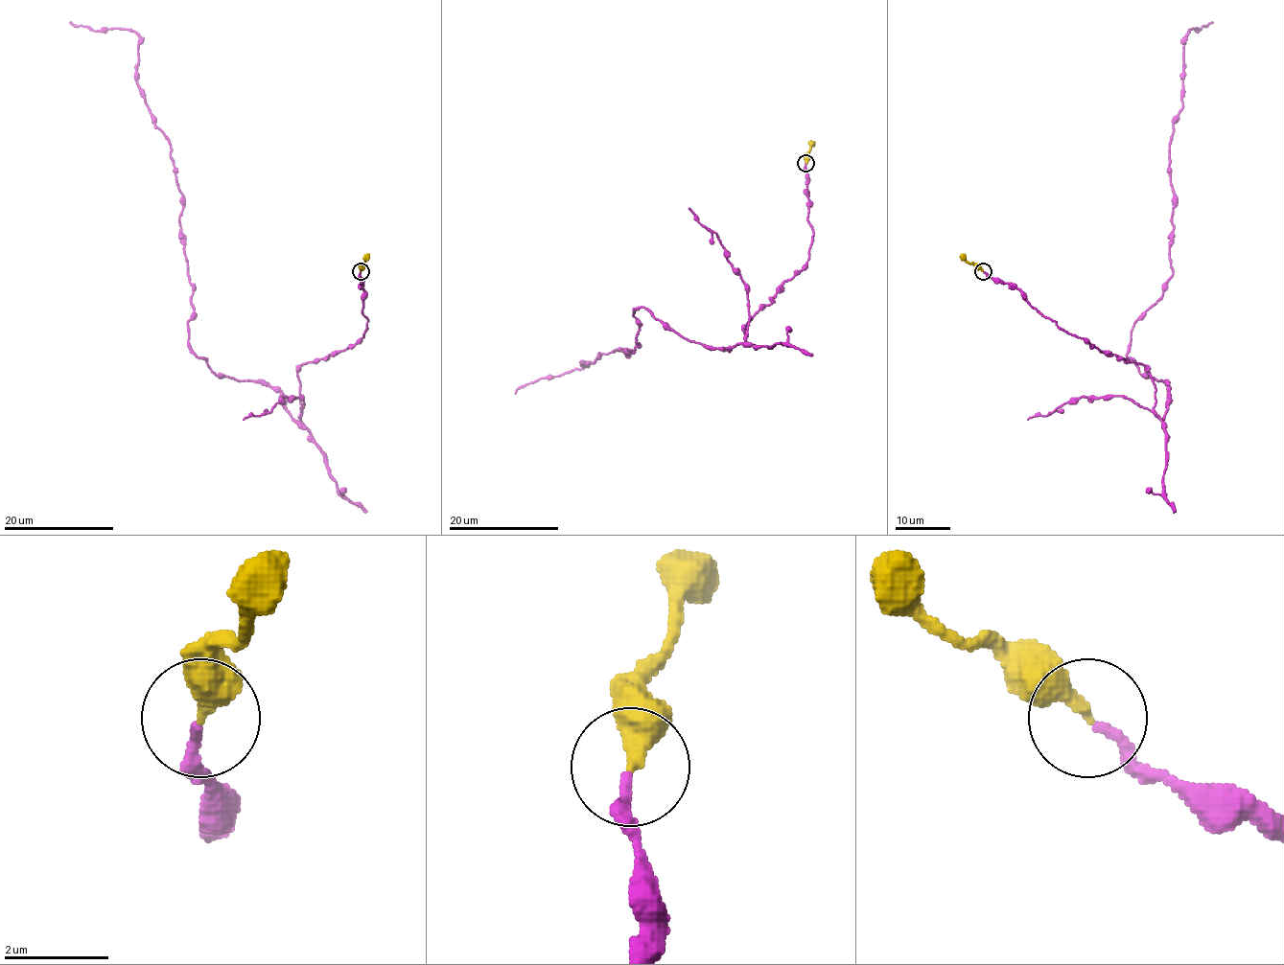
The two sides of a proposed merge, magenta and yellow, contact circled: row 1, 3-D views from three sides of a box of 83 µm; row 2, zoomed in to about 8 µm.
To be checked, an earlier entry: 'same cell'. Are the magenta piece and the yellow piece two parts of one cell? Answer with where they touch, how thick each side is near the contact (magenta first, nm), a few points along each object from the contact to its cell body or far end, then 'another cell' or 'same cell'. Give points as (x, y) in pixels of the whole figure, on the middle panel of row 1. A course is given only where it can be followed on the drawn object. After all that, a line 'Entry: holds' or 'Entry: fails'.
(805, 163) | 180/360 nm | magenta via (805, 164), (806, 264), (745, 326), (743, 342), (691, 342), (639, 308), (633, 353), (616, 349), (515, 393) | yellow via (805, 164), (805, 155), (813, 142) | same cell
Entry: holds

